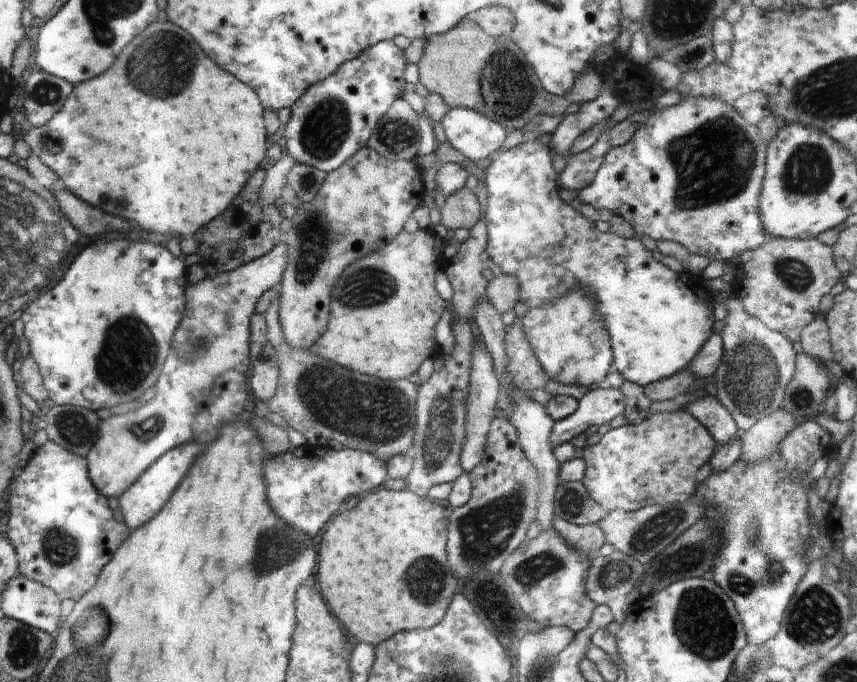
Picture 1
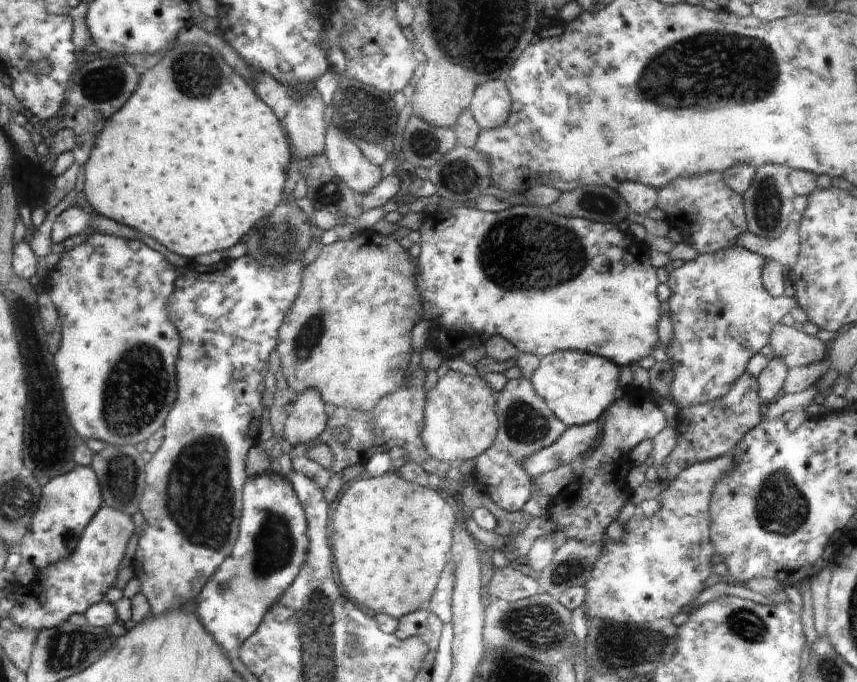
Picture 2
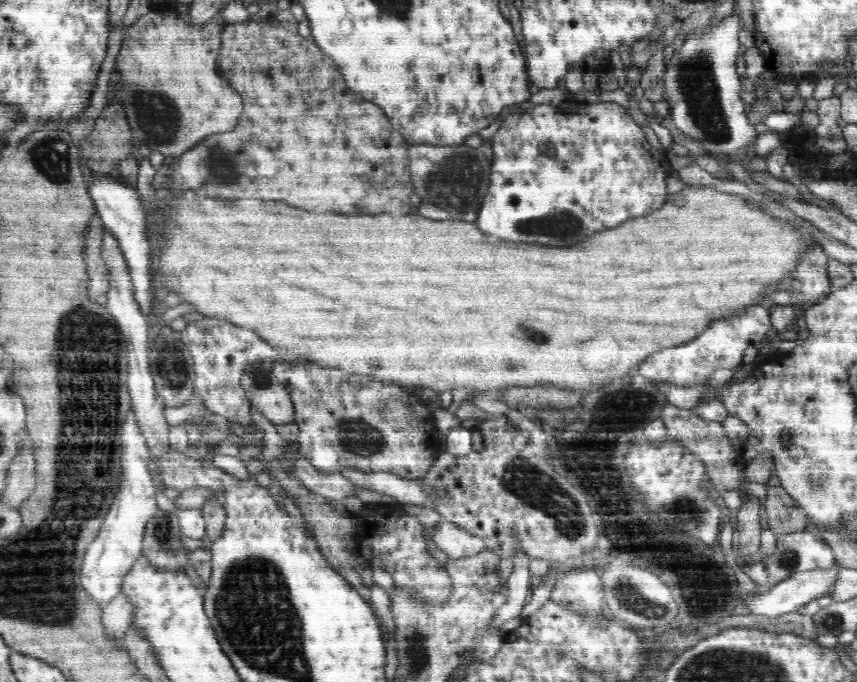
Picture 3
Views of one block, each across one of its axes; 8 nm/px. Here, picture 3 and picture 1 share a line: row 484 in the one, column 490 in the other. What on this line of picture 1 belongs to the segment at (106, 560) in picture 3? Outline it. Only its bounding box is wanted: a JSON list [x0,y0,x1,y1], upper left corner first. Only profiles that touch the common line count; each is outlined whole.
[441,107,508,163]

